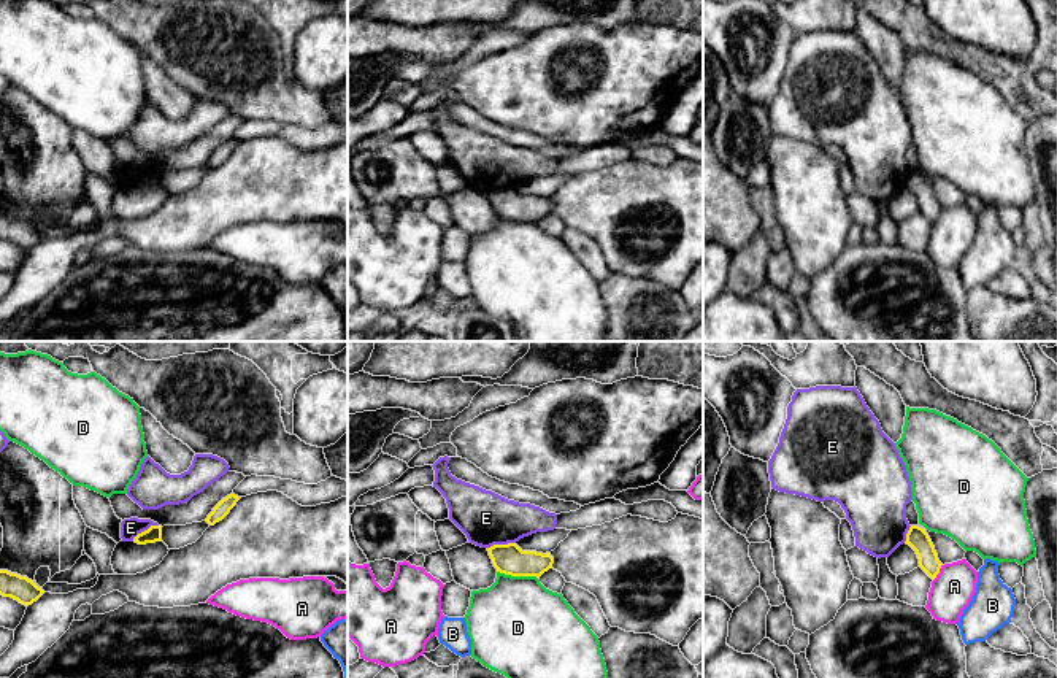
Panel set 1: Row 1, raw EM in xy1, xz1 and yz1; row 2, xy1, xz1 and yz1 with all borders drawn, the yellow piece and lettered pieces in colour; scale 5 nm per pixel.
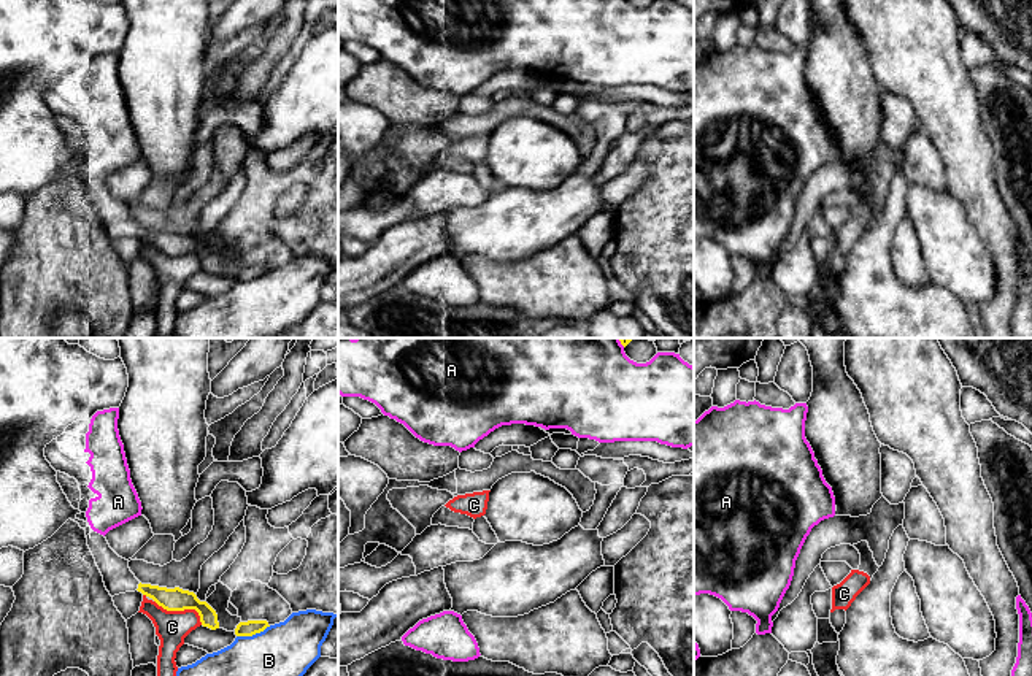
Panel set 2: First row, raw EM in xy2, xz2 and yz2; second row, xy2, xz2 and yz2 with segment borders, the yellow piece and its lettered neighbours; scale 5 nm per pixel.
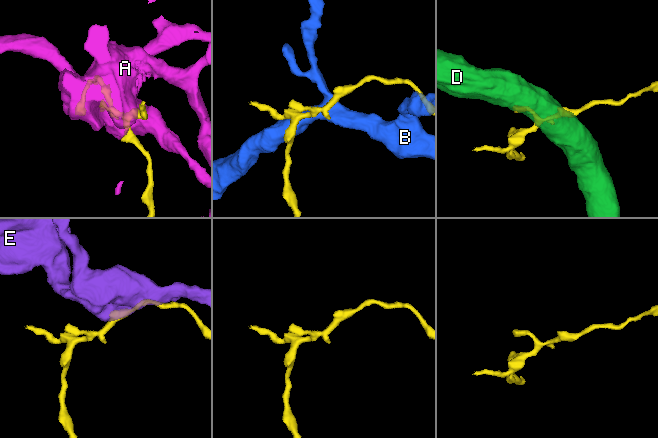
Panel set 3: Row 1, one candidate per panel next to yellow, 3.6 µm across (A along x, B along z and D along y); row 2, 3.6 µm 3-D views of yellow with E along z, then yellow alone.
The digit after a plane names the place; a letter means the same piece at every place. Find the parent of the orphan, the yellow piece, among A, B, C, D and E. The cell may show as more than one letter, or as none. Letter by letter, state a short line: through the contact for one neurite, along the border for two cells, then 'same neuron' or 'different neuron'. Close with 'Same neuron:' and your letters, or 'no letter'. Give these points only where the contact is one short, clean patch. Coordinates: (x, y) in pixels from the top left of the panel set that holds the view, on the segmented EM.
A: different neuron
B: different neuron
C: different neuron
D: line xz1 (497, 570), (507, 575), (534, 575), (537, 578); different neuron
E: line xz1 (515, 542), (488, 548); different neuron
Same neuron: no letter

